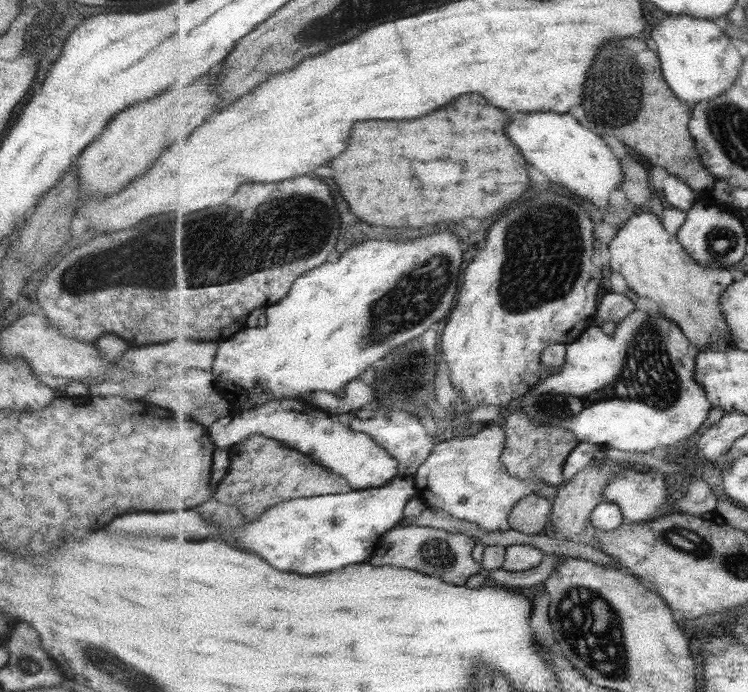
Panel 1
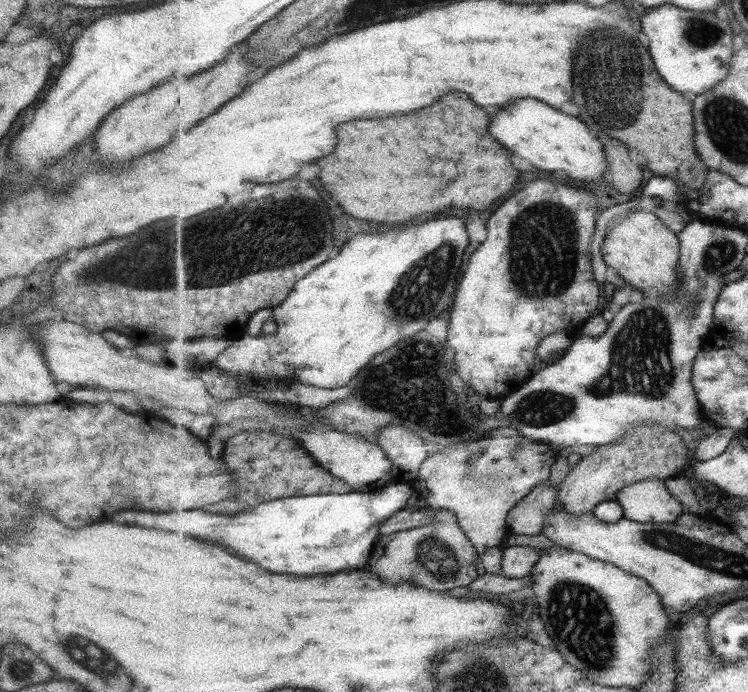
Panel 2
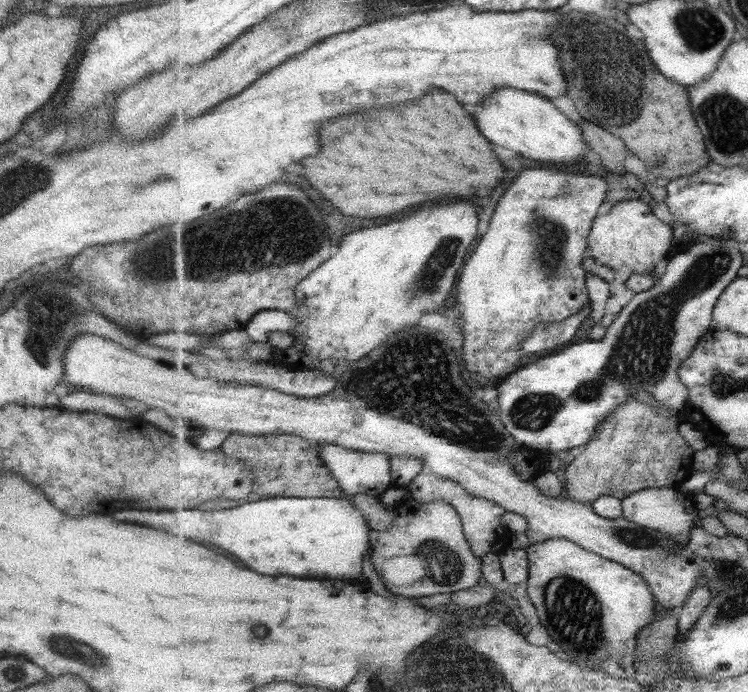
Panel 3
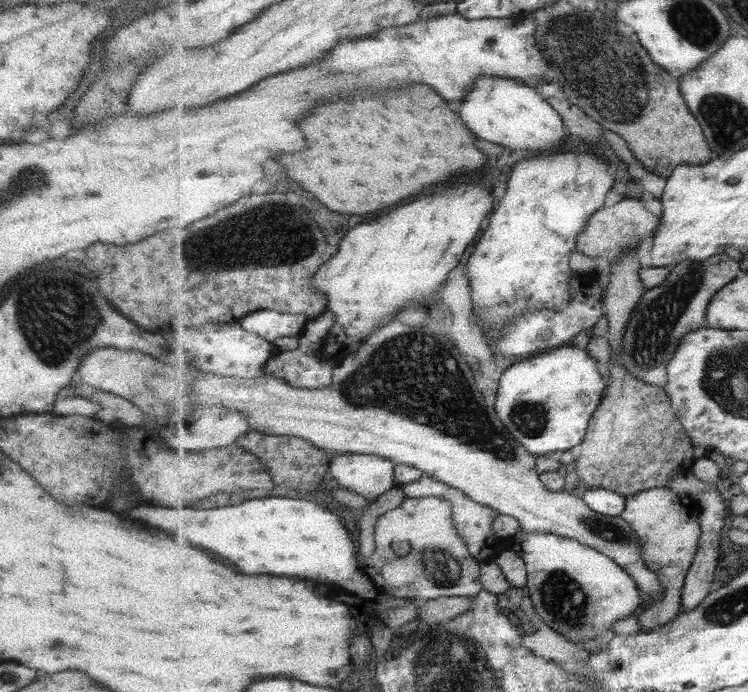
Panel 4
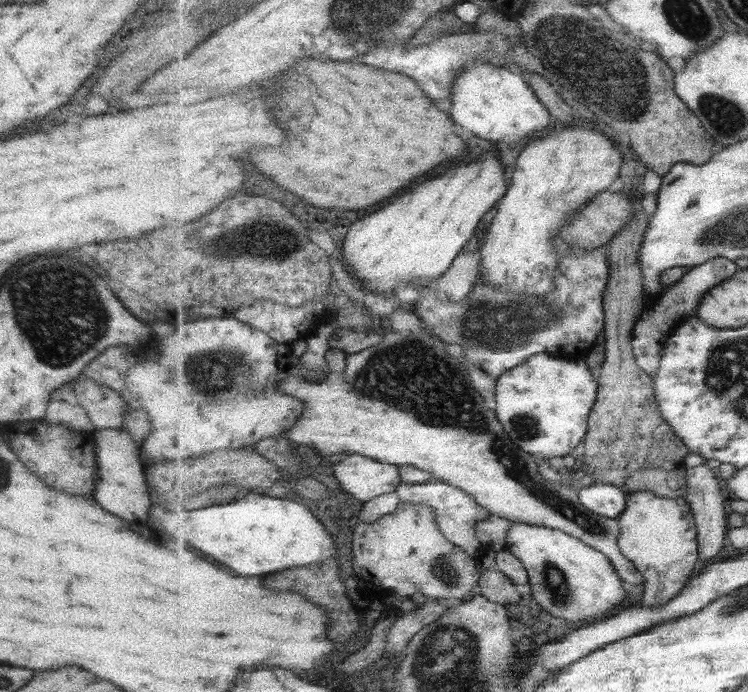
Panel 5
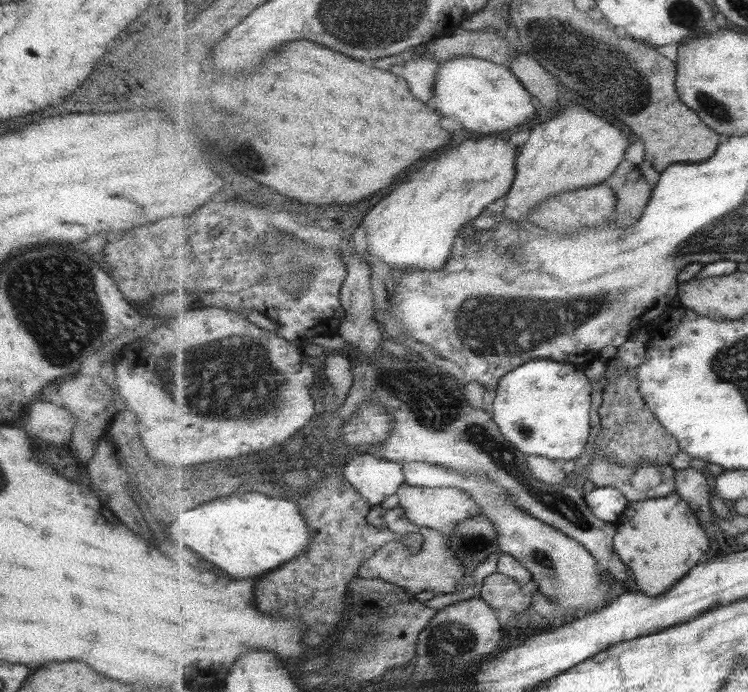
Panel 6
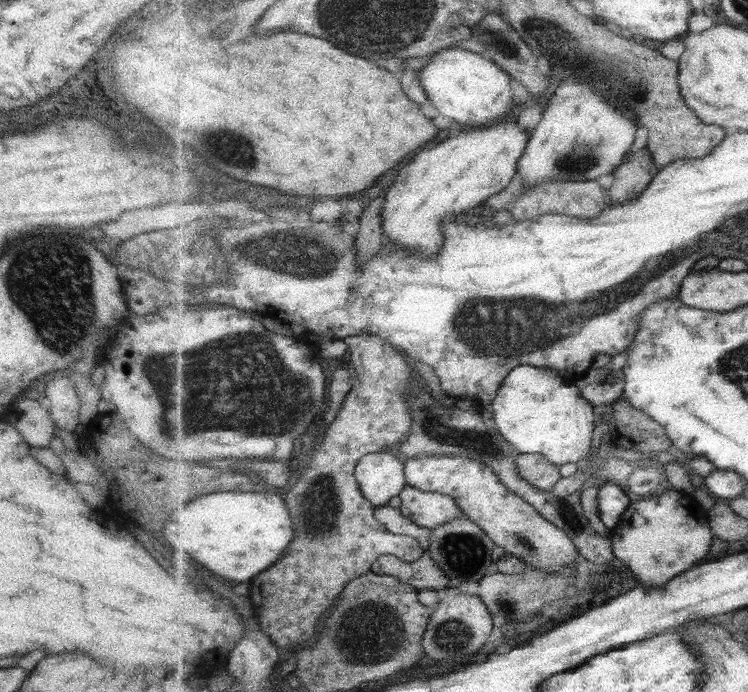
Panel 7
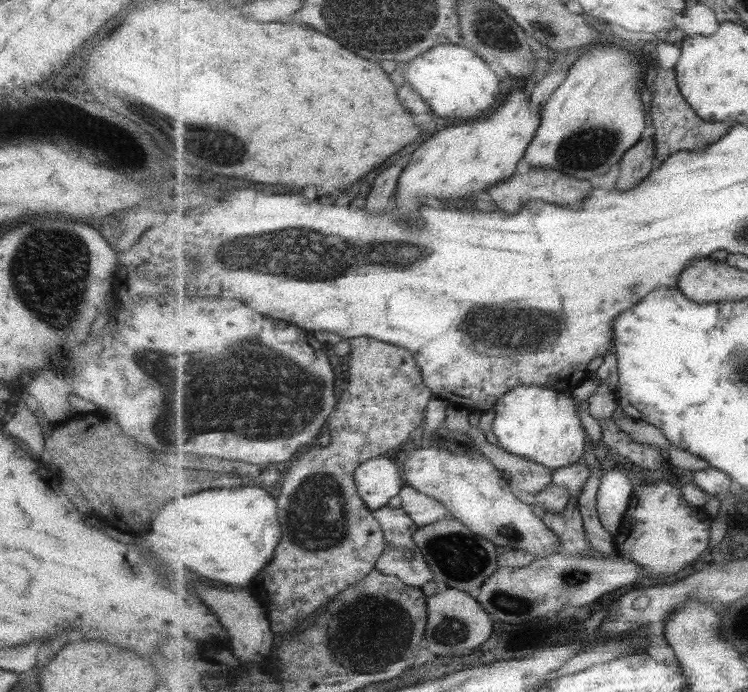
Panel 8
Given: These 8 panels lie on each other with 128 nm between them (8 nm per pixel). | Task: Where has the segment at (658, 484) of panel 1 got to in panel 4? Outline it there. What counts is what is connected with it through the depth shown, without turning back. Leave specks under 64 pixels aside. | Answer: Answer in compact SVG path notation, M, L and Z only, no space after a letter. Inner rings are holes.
M667 487L652 488L626 497L622 517L639 533L642 551L647 564L660 576L666 588L666 596L653 600L638 616L638 624L644 632L653 632L673 622L683 610L681 586L686 583L693 559L698 553L702 535L702 513L694 497L684 497Z

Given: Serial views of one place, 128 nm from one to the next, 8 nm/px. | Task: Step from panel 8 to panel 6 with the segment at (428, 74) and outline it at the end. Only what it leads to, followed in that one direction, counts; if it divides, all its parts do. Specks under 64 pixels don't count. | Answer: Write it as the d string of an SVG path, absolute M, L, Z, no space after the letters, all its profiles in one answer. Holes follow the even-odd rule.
M469 55L444 61L441 66L435 87L437 108L465 128L483 135L498 135L513 130L517 124L531 124L531 118L537 118L531 93L511 68Z

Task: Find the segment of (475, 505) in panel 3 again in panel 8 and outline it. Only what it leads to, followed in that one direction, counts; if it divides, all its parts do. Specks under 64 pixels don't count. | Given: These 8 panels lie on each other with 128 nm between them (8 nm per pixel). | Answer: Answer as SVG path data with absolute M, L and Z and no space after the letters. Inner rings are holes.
M411 485L404 486L399 495L402 498L401 507L420 528L450 516L450 510L443 504L443 501L423 494Z

